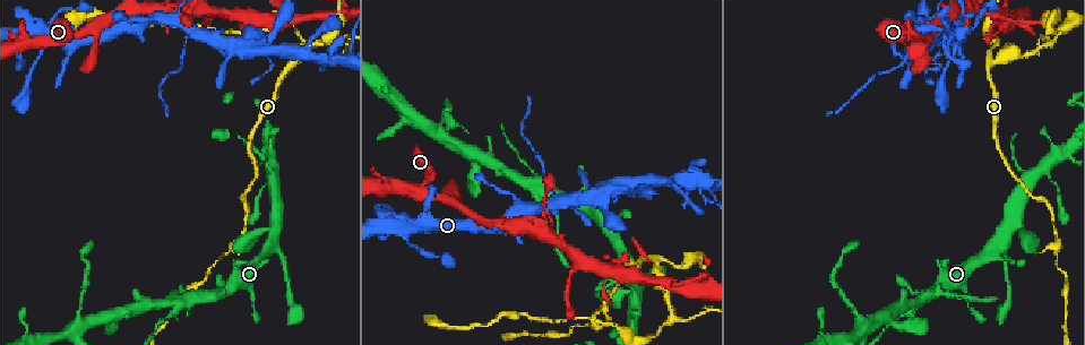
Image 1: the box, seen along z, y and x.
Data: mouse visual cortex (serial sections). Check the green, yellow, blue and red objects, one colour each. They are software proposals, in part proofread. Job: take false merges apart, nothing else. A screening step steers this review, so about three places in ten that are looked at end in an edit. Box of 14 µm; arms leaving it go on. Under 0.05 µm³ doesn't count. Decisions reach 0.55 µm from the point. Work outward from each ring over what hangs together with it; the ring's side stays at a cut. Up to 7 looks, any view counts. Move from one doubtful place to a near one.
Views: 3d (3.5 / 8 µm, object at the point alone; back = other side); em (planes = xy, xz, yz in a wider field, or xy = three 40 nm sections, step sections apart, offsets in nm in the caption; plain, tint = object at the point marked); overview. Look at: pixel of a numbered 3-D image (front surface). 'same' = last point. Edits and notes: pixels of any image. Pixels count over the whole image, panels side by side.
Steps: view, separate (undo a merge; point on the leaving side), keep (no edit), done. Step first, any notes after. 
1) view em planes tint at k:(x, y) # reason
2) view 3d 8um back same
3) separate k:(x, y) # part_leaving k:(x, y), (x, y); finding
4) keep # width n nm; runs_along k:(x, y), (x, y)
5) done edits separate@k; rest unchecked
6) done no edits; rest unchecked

view 3d 3.5um back at 1:(992, 61) # three-way junction

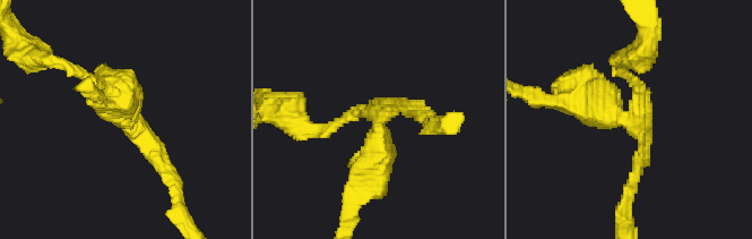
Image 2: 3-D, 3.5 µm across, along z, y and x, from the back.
view em xy step 2 tint at 2:(631, 121) # arms 3; arm_widths 150, 150, 450 nm; need the tissue

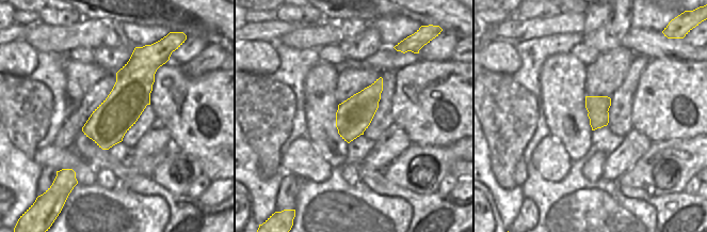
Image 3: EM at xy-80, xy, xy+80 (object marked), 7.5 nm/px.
separate 2:(376, 164) # part_leaving 2:(379, 128), (376, 169), (347, 223); two cells meet here

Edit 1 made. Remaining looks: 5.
view 3d 8um at 1:(560, 202) # four arms meet

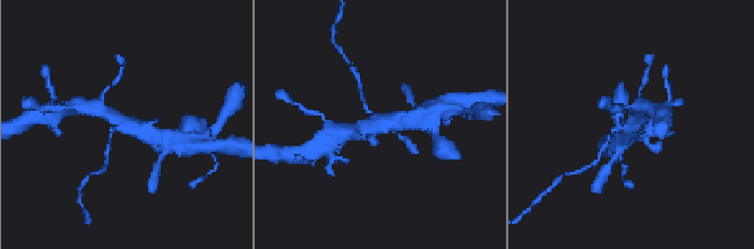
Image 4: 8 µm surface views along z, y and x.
view 3d 3.5um at 4:(128, 125) # closer look

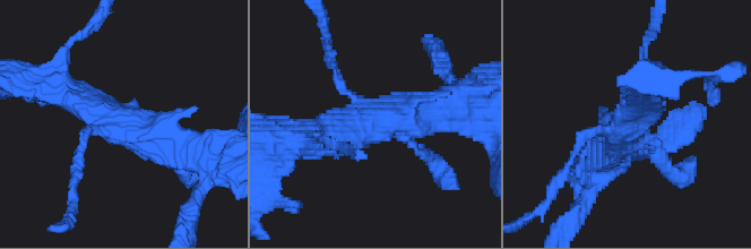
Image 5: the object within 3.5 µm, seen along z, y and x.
view em xy step 5 tint at 5:(369, 122) # arms 4; arm_widths 150, 150, 400, 450 nm

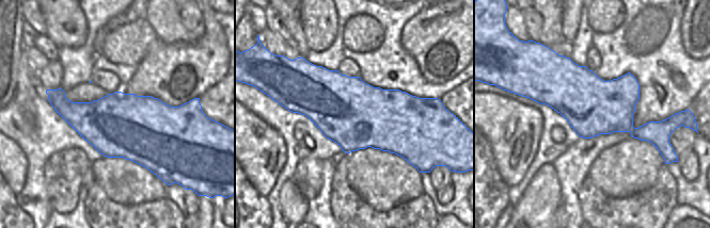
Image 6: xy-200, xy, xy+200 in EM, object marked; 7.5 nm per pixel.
separate 5:(78, 153) # part_leaving 5:(95, 129), (75, 168), (71, 213); a second cell is stuck on

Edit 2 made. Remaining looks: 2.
view 3d 3.5um at 1:(536, 177) # thick turns thin

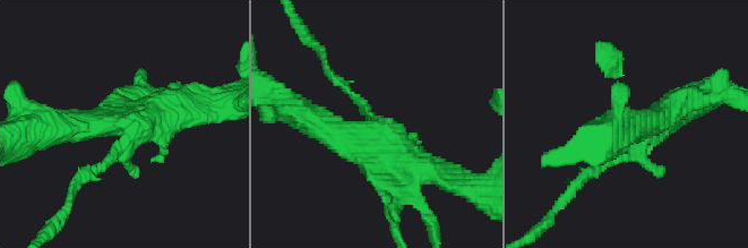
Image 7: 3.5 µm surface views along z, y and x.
view em xy step 5 tint at 7:(378, 124)

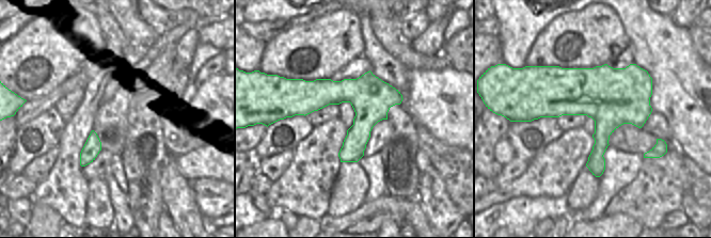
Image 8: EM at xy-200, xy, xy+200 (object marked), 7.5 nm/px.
keep # width 320 nm; runs_along 8:(399, 97), (316, 94), (284, 110); one cell here

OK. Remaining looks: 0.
done edits separate@2, separate@5; rest unchecked

